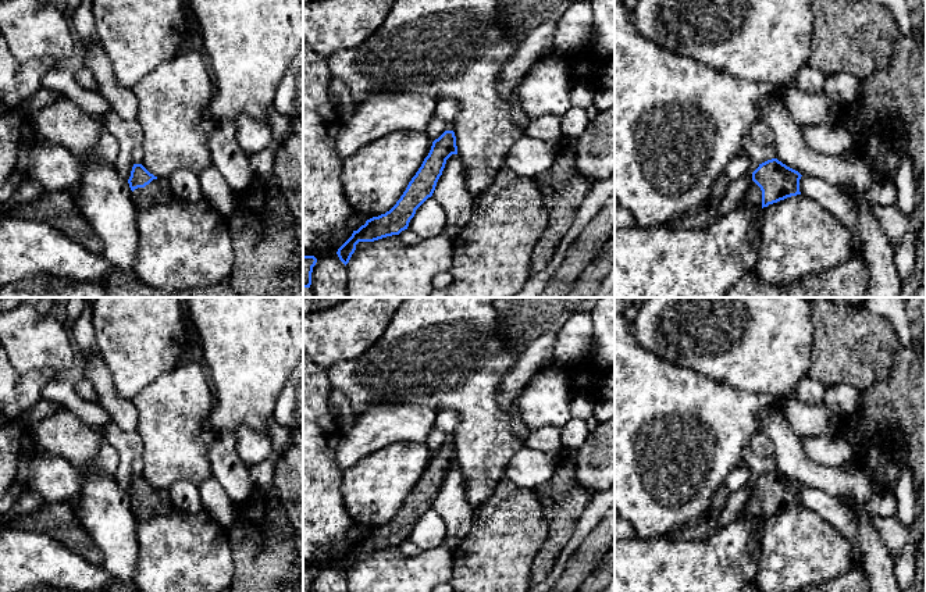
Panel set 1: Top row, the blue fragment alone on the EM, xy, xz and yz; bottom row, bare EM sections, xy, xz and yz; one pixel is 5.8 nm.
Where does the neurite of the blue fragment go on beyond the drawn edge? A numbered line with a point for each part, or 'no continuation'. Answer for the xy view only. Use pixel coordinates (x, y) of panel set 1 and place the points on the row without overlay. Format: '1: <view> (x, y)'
1: xy (157, 503)

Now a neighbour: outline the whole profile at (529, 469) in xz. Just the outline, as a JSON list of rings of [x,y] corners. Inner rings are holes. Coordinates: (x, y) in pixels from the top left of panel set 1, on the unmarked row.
[[[523,446],[509,461],[505,477],[521,489],[535,491],[560,464],[560,452],[544,452]]]

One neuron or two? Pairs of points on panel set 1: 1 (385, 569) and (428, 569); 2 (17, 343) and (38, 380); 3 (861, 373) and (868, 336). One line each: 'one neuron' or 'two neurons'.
1: one neuron
2: two neurons
3: one neuron

